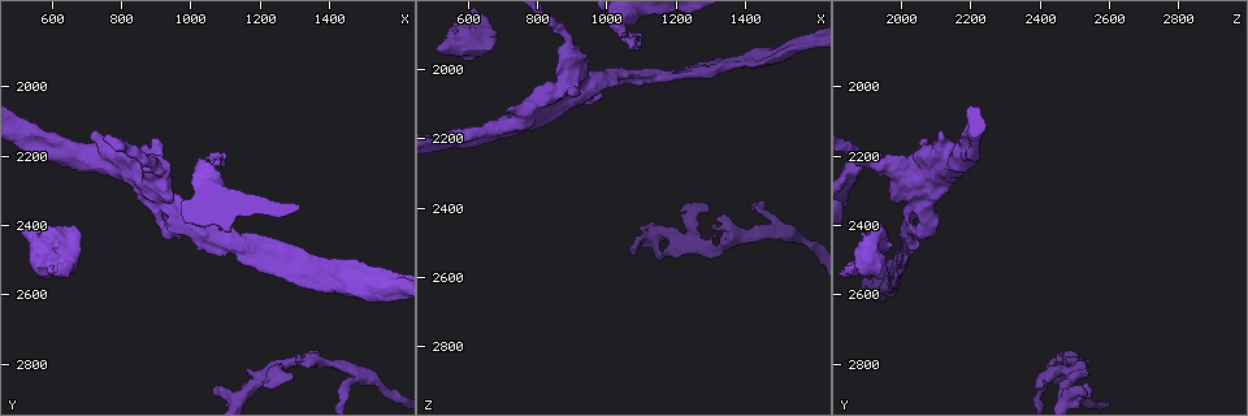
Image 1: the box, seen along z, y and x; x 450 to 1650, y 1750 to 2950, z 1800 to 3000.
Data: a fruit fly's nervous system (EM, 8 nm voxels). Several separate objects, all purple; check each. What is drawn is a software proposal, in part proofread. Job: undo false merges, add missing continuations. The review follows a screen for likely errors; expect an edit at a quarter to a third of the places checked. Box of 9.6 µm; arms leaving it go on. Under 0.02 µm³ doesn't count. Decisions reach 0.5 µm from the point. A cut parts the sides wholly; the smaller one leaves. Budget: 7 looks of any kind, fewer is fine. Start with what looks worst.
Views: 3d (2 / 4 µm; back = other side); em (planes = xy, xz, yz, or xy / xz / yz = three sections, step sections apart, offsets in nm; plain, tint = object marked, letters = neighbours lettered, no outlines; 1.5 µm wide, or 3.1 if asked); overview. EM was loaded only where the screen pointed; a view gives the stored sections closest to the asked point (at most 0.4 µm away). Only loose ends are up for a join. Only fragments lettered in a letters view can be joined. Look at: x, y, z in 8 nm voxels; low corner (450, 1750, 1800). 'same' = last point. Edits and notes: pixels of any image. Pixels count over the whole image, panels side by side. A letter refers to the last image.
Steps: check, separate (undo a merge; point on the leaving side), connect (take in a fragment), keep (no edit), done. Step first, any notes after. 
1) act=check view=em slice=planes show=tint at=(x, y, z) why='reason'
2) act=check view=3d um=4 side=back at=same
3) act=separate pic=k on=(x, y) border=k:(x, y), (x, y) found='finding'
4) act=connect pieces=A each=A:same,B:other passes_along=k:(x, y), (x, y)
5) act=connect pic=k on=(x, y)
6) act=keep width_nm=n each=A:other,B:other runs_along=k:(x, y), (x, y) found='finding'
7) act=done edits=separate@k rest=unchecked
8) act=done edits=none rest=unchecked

act=check view=em slice=planes show=tint at=(900, 2230, 1940)

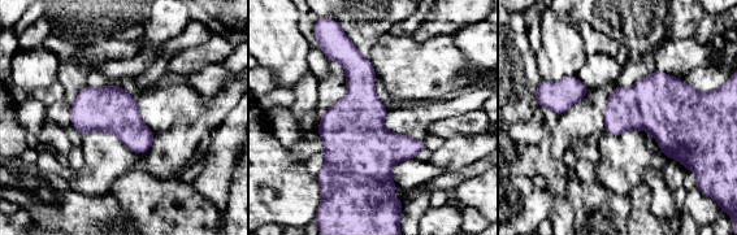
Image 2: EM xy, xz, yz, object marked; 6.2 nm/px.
act=check view=em slice=planes show=letters at=same

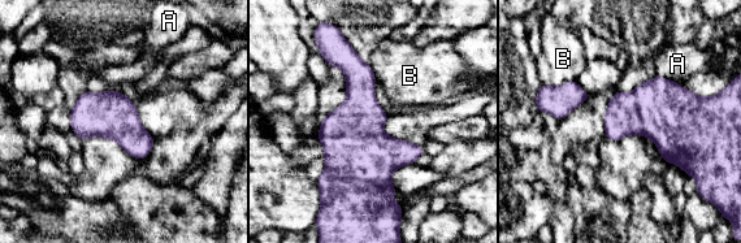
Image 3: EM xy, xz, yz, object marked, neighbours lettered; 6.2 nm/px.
act=keep width_nm=300 each=A:other,B:other border=3:(576, 79), (557, 86), (545, 85) found='continuous, no second cell'

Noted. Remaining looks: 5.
act=check view=3d um=2 at=(1240, 2870, 2390)

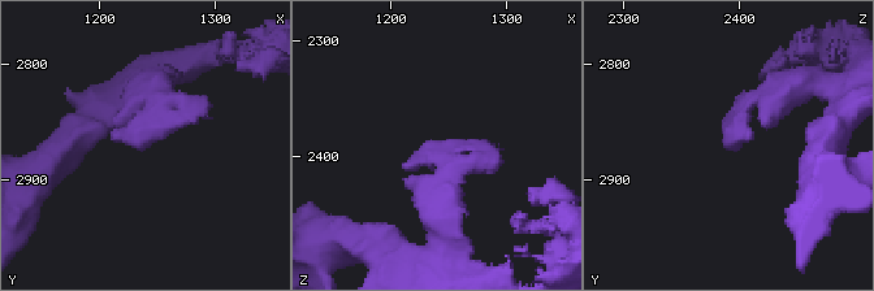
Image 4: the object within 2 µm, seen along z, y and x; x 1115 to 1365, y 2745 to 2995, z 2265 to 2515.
act=check view=em slice=xz step=4 show=letters at=(1240, 2876, 2396)

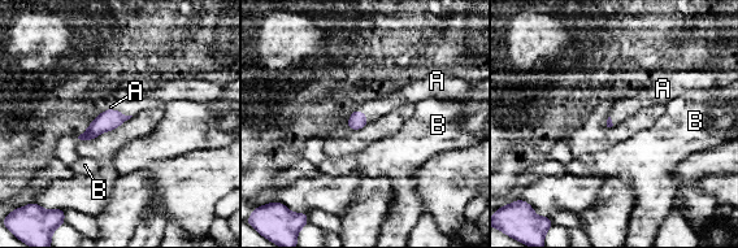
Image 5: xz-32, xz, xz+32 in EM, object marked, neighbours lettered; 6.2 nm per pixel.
act=connect pieces=A longest_contact=A:120nm each=A:same,B:other passes_along=5:(357, 120), (364, 114), (372, 109) found='the cell continues'

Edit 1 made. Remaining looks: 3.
act=check view=em slice=xy step=8 show=tint at=(1300, 2570, 1980)

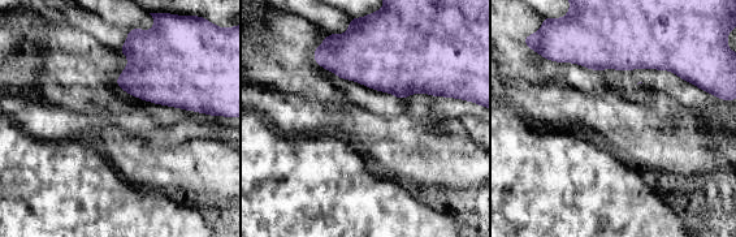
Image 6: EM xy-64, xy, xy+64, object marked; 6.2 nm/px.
act=check view=em slice=planes show=letters at=same why='another direction'

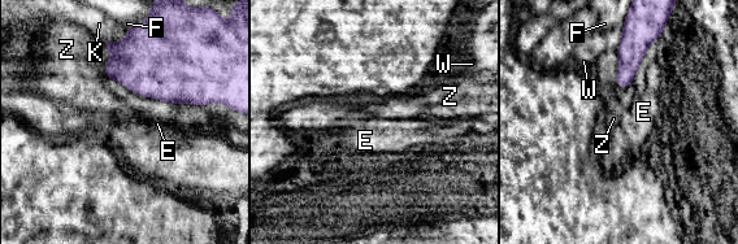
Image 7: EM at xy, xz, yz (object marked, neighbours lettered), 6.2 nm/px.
act=keep each=E:other,F:other,K:other,W:other,Z:other border=7:(104, 40), (104, 74), (109, 78) found='no lettered fragment goes on from it'

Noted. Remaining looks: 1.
act=done edits=connect@5 rest=unchecked

